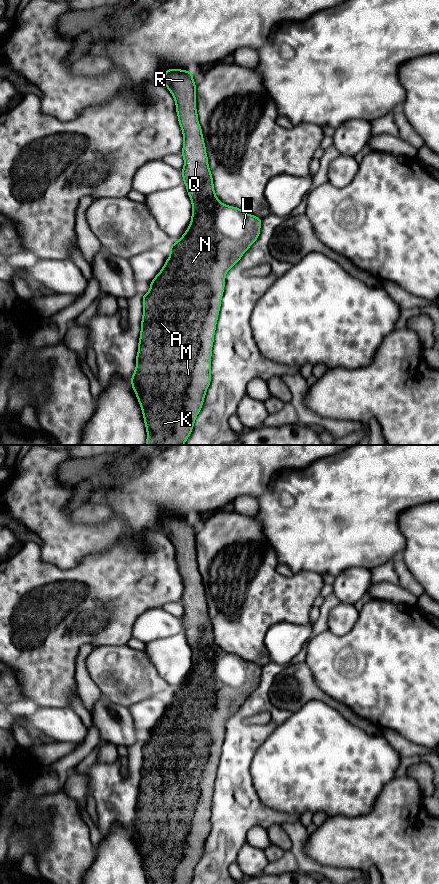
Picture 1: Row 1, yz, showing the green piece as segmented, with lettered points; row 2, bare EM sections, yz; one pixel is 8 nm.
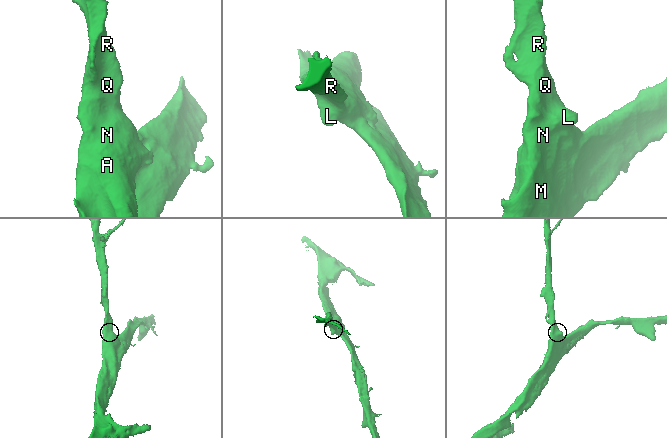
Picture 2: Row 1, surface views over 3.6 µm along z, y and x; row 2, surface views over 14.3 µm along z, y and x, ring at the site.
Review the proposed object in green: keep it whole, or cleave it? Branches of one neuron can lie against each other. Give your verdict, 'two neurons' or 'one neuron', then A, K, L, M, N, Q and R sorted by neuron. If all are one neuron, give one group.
one neuron; A K L M N Q R

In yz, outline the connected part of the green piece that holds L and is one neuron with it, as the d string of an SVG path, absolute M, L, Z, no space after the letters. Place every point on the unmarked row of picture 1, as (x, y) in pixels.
M167 517L162 532L175 548L178 570L182 577L184 591L181 602L184 614L181 622L191 647L192 665L186 680L168 696L170 704L150 730L150 738L142 742L143 763L131 833L142 858L147 884L190 884L211 830L212 795L226 721L258 687L262 668L238 655L223 652L215 642L202 576L198 570L193 520Z

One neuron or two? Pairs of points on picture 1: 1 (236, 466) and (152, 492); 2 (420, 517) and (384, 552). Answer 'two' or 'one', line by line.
1: one
2: two

